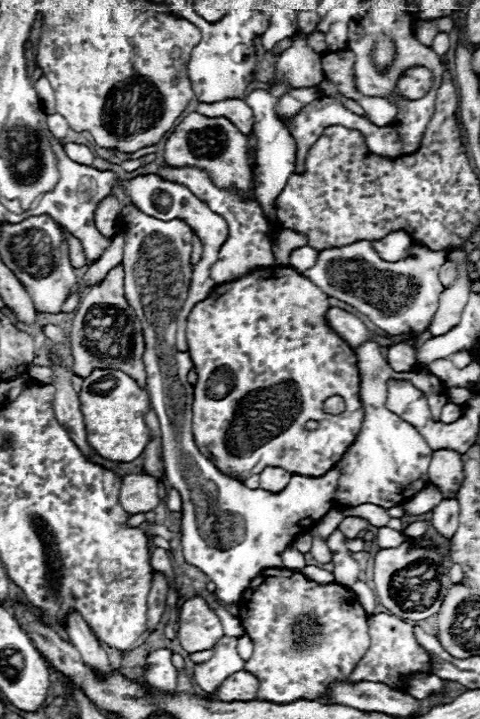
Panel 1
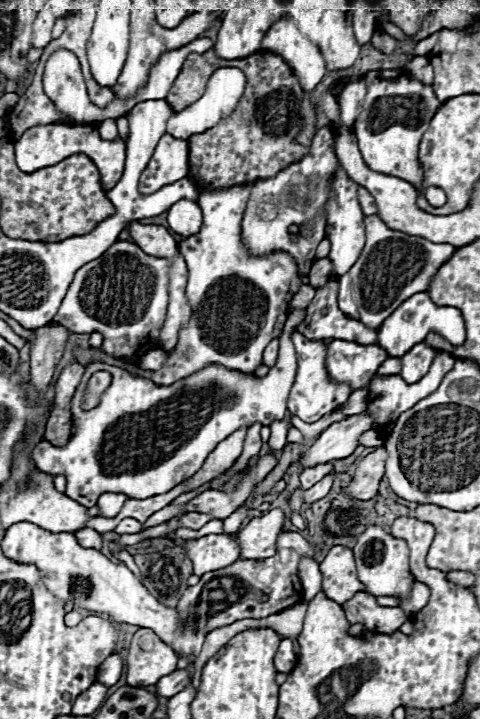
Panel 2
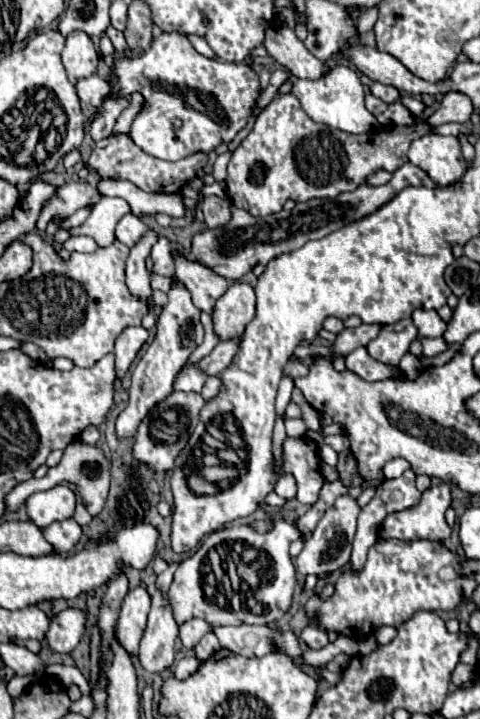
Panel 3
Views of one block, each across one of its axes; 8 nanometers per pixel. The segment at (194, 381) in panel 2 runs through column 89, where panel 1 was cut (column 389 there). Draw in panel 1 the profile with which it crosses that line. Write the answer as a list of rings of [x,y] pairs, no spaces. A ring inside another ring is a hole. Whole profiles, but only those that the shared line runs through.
[[[366,340],[364,344],[356,346],[354,352],[360,370],[360,402],[364,408],[364,422],[354,444],[350,446],[346,456],[338,462],[338,466],[342,468],[342,476],[338,480],[334,500],[342,506],[378,504],[384,508],[392,508],[418,492],[416,488],[412,488],[412,482],[426,476],[432,450],[412,424],[408,424],[406,420],[402,420],[400,416],[396,416],[386,408],[388,380],[406,378],[420,392],[424,392],[428,406],[434,408],[434,420],[440,418],[442,406],[448,404],[448,390],[434,374],[428,372],[428,368],[418,368],[412,372],[394,372],[390,364],[384,360],[380,346],[374,340]]]

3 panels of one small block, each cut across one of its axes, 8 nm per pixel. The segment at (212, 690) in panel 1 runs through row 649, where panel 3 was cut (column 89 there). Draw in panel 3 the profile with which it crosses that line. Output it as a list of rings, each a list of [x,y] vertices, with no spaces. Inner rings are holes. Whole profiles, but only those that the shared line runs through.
[[[102,196],[100,202],[92,208],[88,220],[82,226],[72,228],[70,232],[72,232],[72,236],[90,236],[102,248],[112,246],[116,240],[116,236],[114,236],[116,224],[128,212],[130,212],[130,206],[126,200]]]

